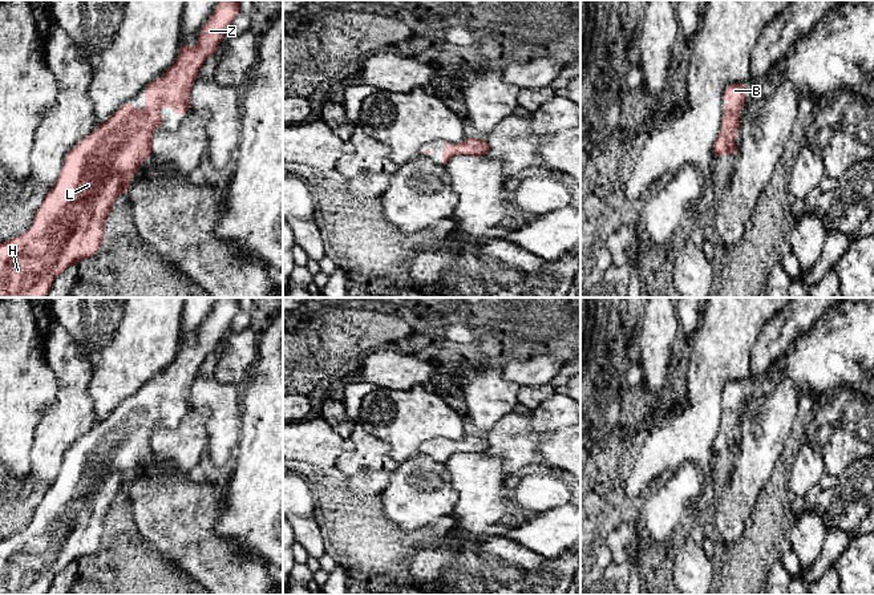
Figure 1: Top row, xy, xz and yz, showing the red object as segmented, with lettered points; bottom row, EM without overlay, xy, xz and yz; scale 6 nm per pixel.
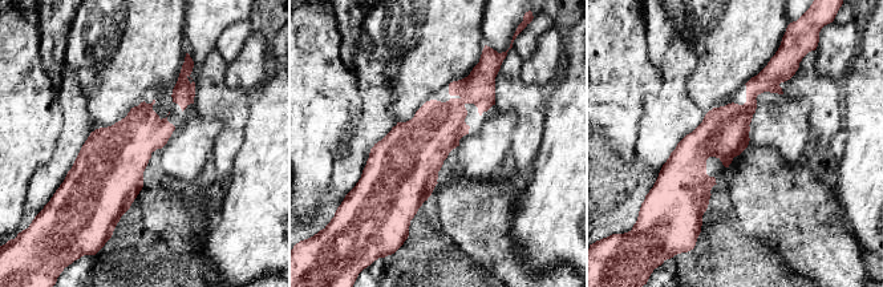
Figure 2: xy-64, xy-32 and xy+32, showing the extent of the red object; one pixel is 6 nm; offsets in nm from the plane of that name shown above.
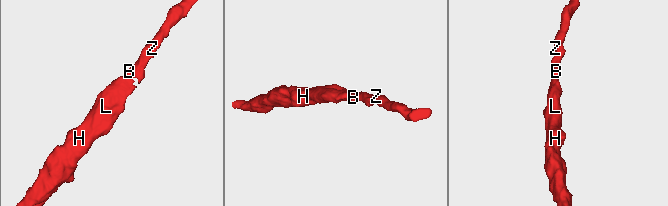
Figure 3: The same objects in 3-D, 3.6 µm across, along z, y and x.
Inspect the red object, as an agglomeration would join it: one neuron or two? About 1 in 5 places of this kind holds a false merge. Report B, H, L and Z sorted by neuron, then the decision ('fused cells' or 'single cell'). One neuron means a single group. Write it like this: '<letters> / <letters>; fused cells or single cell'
B H L Z; single cell

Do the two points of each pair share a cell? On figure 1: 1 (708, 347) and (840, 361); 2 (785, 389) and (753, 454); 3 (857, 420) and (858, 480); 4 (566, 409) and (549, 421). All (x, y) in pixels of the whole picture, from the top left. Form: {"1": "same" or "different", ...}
{"1": "different", "2": "same", "3": "different", "4": "same"}

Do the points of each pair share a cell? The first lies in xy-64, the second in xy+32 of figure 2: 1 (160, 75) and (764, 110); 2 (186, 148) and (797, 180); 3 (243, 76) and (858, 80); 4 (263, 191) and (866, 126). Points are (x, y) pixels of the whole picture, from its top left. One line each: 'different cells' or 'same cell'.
1: different cells
2: different cells
3: different cells
4: same cell

